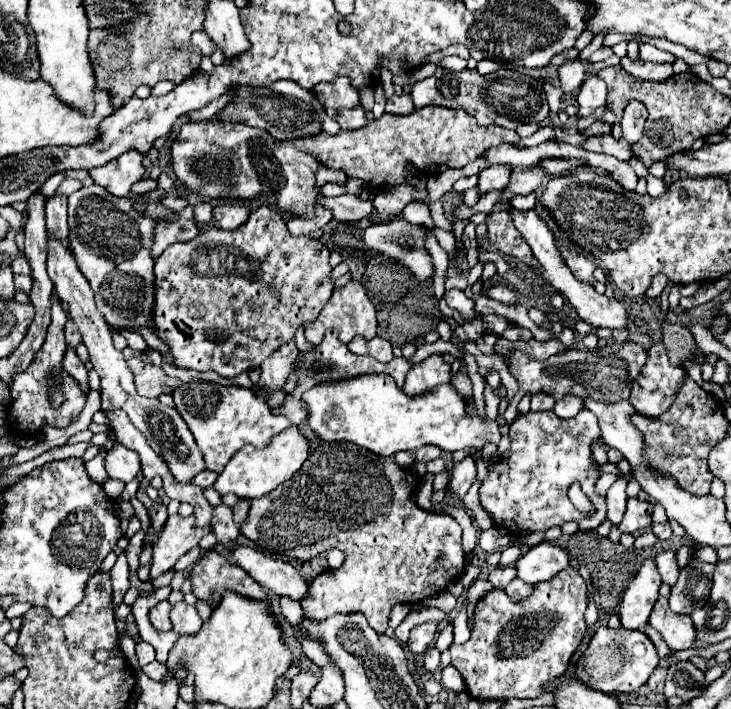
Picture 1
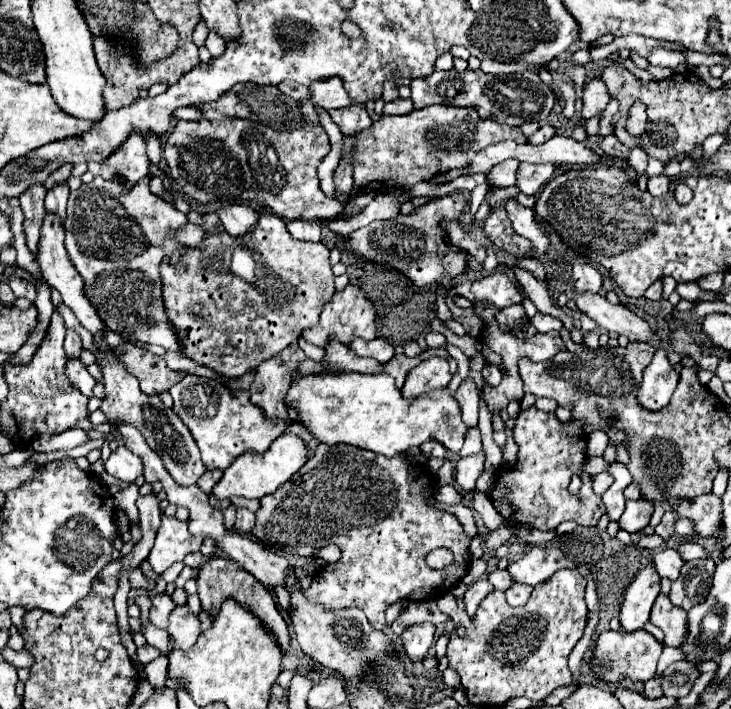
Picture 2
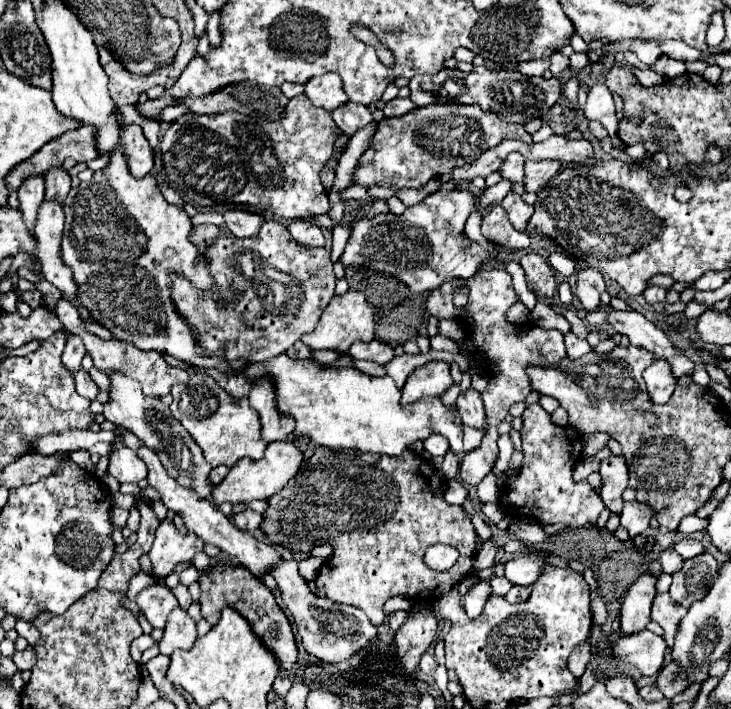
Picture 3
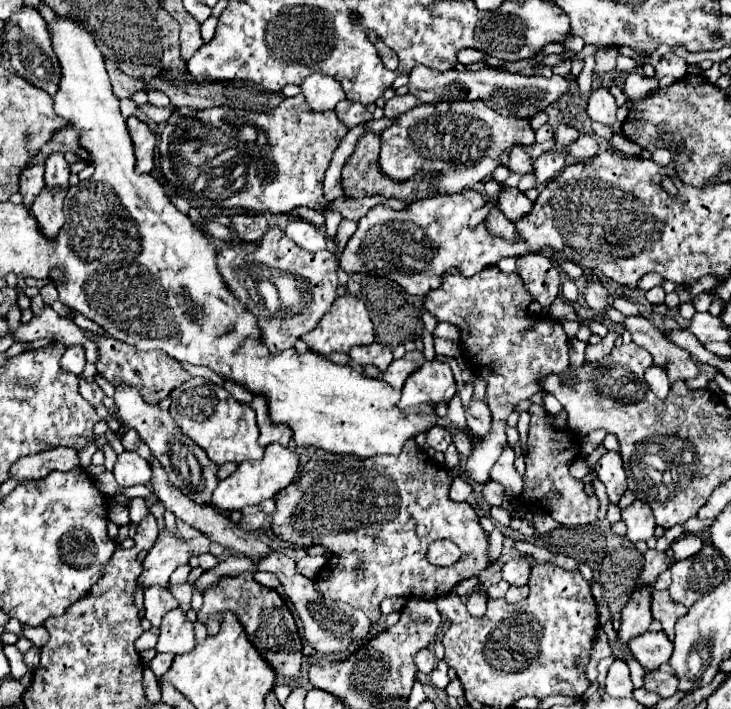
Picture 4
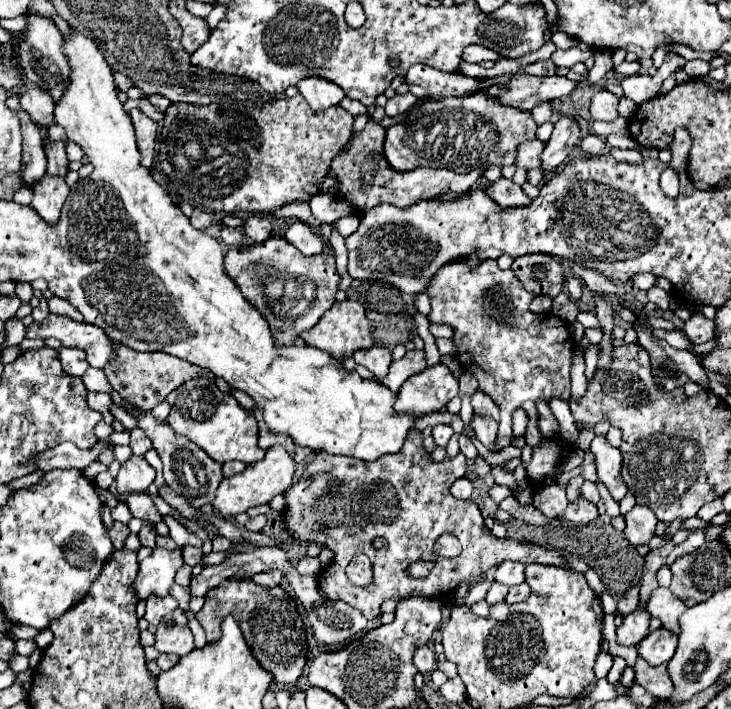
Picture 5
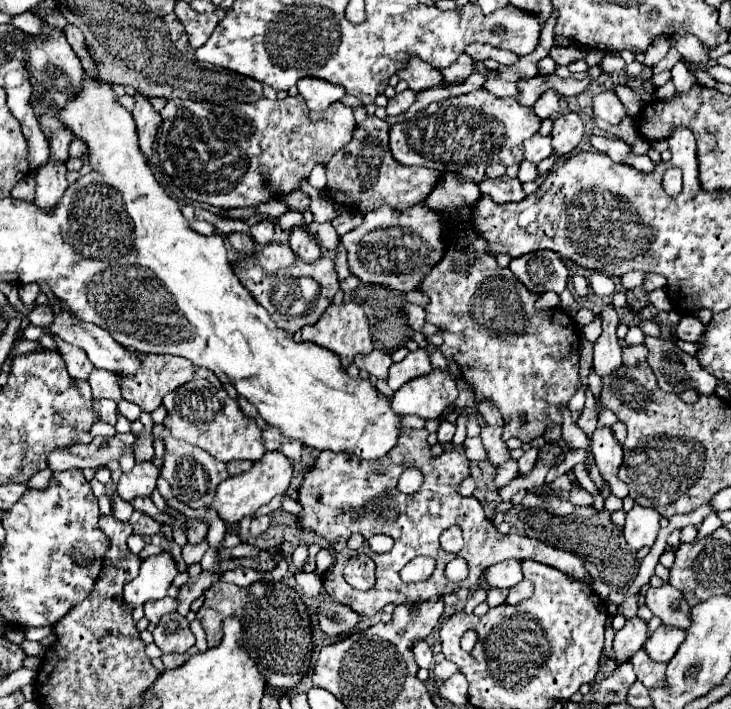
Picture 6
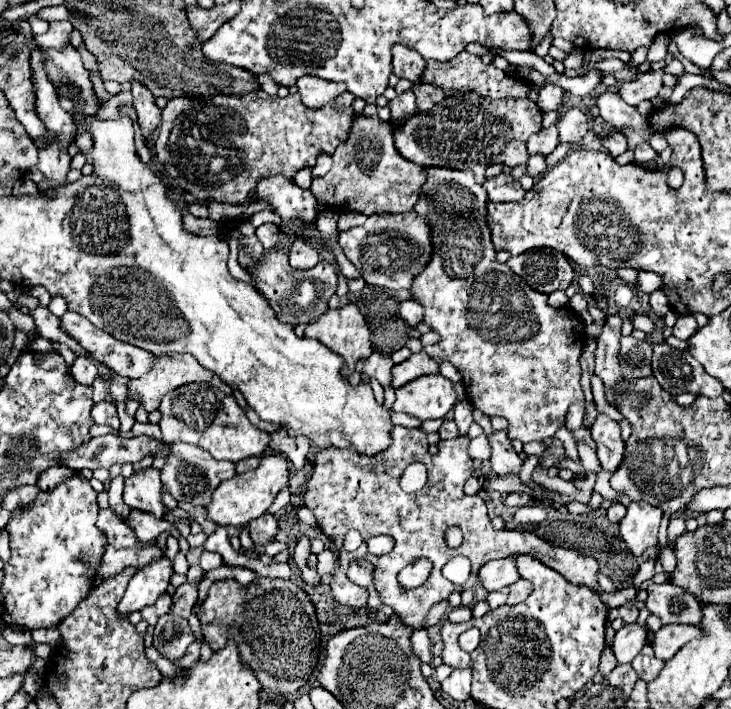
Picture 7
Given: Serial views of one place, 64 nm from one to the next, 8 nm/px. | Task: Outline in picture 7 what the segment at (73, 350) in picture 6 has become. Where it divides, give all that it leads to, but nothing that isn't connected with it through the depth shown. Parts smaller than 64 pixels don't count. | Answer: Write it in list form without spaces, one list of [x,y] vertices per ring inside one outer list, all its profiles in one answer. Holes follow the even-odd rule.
[[[80,356],[76,358],[76,362],[74,362],[74,366],[70,368],[70,372],[72,372],[72,378],[74,378],[78,384],[88,384],[88,386],[92,386],[94,380],[96,380],[96,376],[98,376],[96,364],[90,362],[88,358],[80,358]]]

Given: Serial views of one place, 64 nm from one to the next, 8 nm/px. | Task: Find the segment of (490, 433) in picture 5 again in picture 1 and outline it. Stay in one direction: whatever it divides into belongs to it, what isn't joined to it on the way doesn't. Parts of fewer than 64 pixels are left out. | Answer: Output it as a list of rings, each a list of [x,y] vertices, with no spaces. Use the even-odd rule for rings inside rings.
[[[460,368],[458,370],[458,376],[456,378],[452,378],[452,386],[458,390],[458,394],[462,394],[468,402],[472,400],[472,382],[470,382],[470,378],[468,378],[468,374],[466,374],[466,368]]]

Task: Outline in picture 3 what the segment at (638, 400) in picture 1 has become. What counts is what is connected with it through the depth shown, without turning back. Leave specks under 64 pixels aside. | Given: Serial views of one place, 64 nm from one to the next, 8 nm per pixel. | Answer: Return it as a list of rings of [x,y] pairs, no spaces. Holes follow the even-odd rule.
[[[654,360],[654,364],[644,370],[644,382],[650,398],[656,404],[666,404],[676,386],[676,378],[672,378],[670,372],[670,364],[664,360]]]

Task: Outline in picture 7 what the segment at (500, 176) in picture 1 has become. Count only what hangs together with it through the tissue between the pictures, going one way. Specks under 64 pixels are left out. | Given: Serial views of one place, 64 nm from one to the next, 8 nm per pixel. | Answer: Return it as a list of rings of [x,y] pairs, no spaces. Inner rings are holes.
[[[556,124],[542,128],[538,134],[532,134],[528,140],[528,150],[530,154],[542,152],[542,154],[550,154],[554,148],[558,146],[558,128]]]

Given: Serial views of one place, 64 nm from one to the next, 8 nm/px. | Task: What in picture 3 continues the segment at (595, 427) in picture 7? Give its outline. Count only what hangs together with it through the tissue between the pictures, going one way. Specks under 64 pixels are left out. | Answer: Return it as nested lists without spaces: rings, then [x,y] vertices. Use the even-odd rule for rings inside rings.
[[[610,456],[600,462],[602,490],[600,496],[608,510],[622,512],[622,492],[628,486],[628,468],[622,456]]]

